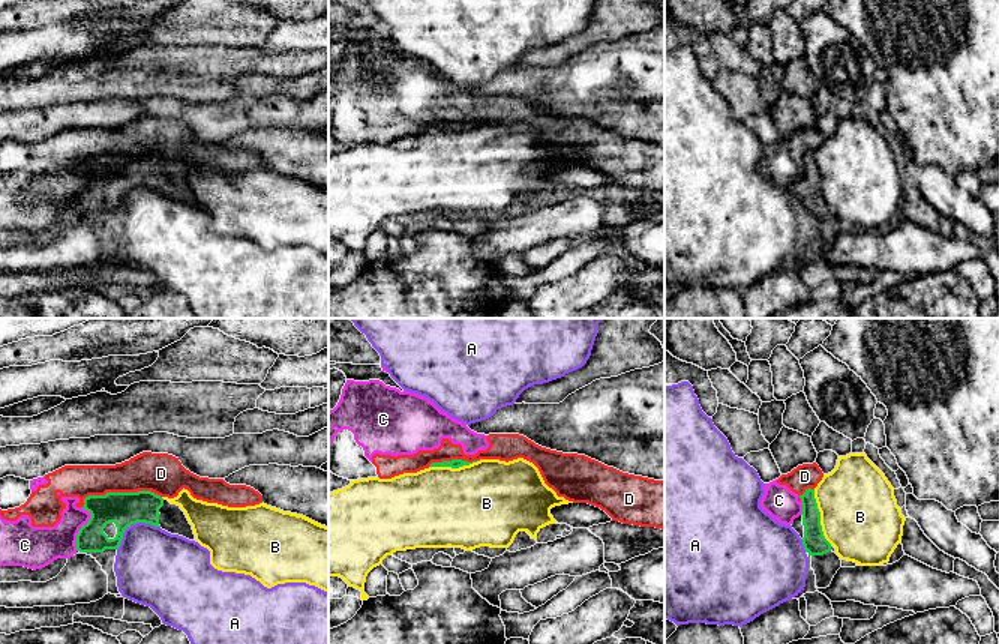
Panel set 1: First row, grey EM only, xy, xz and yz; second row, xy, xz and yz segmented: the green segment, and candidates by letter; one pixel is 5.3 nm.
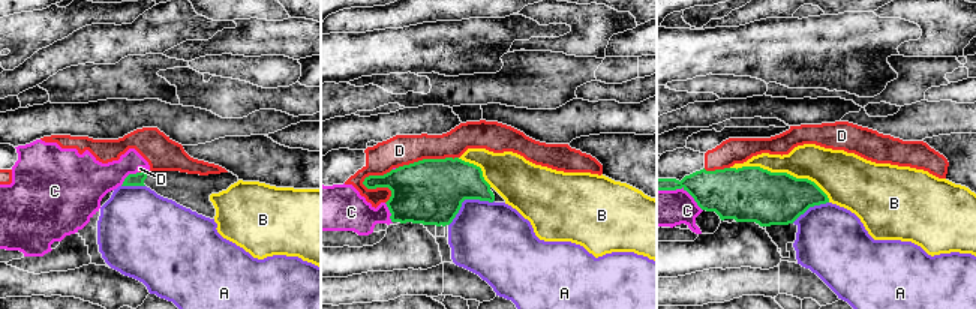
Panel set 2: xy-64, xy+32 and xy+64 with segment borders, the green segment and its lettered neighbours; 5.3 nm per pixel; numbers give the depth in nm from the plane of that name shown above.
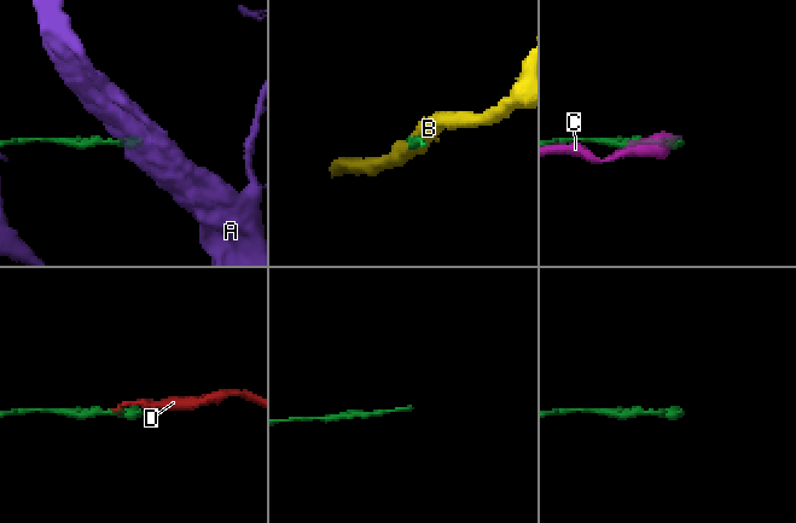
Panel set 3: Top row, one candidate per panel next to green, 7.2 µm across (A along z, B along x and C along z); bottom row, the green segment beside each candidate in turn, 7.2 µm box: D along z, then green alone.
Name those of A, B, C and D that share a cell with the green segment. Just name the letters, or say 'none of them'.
none of them

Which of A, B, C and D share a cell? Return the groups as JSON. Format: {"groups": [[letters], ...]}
{"groups": [["A"], ["B"], ["C", "D"]]}

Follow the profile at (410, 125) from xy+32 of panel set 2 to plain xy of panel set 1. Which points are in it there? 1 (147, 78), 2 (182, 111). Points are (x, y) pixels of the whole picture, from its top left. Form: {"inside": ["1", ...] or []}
{"inside": ["2"]}

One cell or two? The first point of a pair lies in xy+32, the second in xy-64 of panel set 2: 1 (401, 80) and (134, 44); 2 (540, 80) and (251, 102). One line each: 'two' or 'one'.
1: two
2: two

